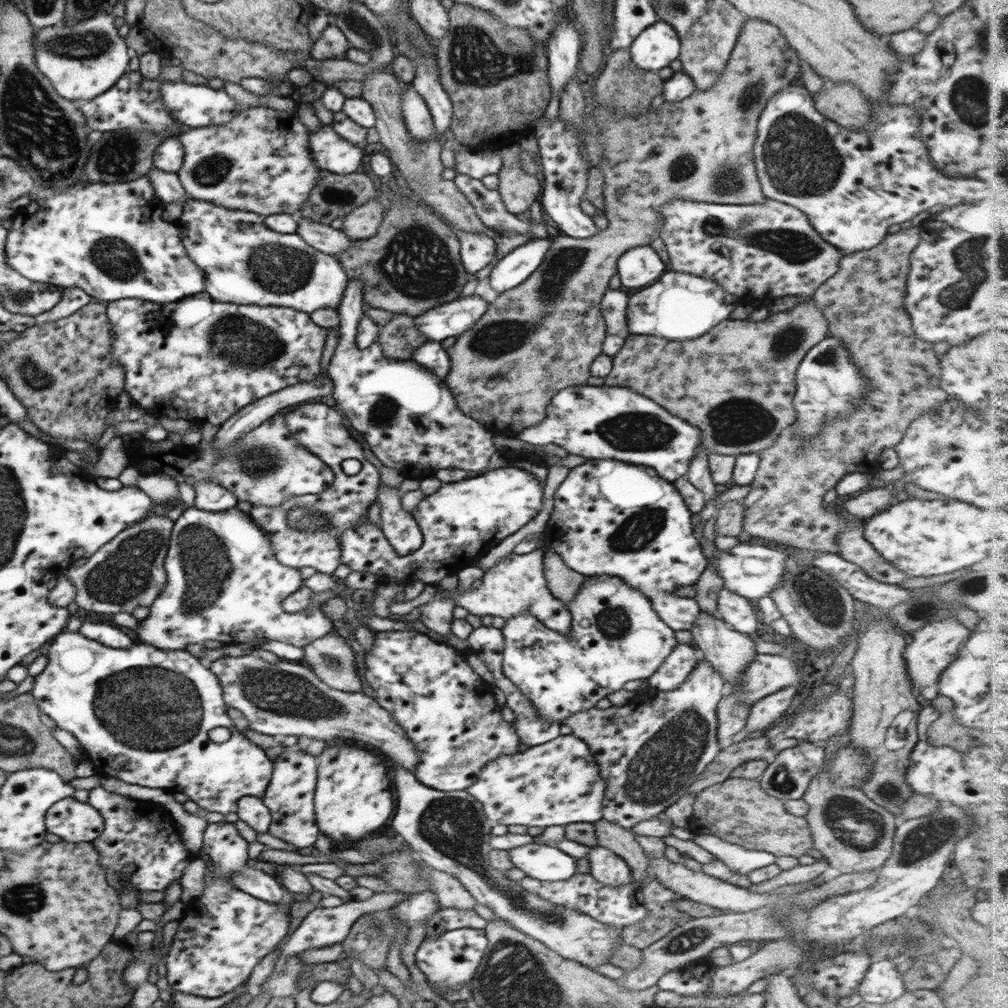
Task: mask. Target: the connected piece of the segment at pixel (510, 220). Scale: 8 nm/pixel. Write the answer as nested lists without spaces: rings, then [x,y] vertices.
[[[457,173],[453,182],[472,203],[479,220],[493,233],[503,230],[518,234],[529,232],[530,222],[522,222],[516,215],[508,212],[497,190],[490,190],[481,180],[460,173]]]

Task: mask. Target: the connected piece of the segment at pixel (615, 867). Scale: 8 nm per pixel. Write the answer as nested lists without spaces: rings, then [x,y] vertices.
[[[592,846],[587,860],[590,863],[590,874],[602,884],[624,885],[633,883],[631,868],[614,851],[602,846]]]

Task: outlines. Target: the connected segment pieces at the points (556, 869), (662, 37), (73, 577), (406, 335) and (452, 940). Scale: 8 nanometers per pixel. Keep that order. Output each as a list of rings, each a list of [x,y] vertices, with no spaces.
[[[534,842],[508,850],[512,864],[526,873],[526,877],[540,881],[568,880],[576,874],[573,856],[557,847]]]
[[[662,20],[648,25],[628,46],[631,59],[644,71],[660,71],[679,58],[681,42],[675,28]]]
[[[150,514],[126,528],[104,544],[80,567],[70,566],[64,574],[74,583],[76,604],[84,610],[102,614],[129,612],[138,606],[148,606],[166,586],[164,568],[174,521],[165,515]]]
[[[395,313],[388,324],[380,328],[378,341],[386,359],[411,360],[414,351],[424,344],[427,338],[415,327],[413,317]]]
[[[460,928],[444,932],[436,940],[424,940],[416,951],[416,965],[424,975],[432,988],[438,988],[441,992],[456,990],[470,982],[485,956],[489,941],[484,929]]]

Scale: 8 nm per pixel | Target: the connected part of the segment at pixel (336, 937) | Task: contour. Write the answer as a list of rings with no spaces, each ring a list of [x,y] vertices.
[[[378,892],[363,902],[351,900],[346,904],[342,904],[334,908],[318,907],[304,918],[302,924],[300,924],[300,926],[290,934],[289,938],[286,939],[286,942],[284,942],[284,944],[279,948],[280,954],[275,963],[275,969],[278,970],[278,968],[282,968],[282,966],[284,966],[284,962],[286,962],[288,958],[304,954],[306,950],[324,948],[342,943],[349,936],[352,926],[361,918],[362,915],[370,915],[370,913],[376,913],[377,911],[388,913],[392,907],[396,907],[396,904],[399,904],[400,900],[404,900],[404,898],[407,898],[407,896],[400,896],[400,893],[398,892]]]

